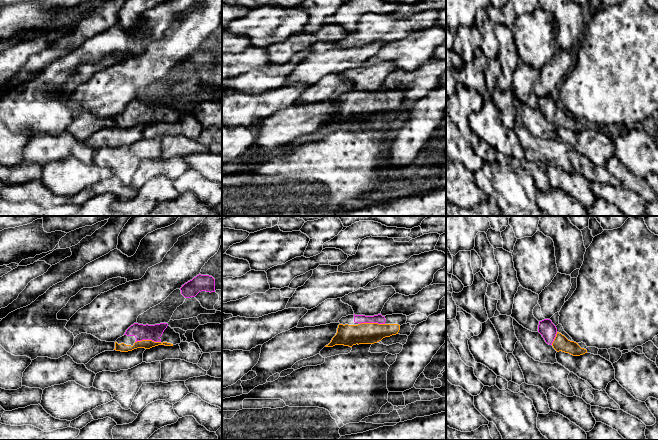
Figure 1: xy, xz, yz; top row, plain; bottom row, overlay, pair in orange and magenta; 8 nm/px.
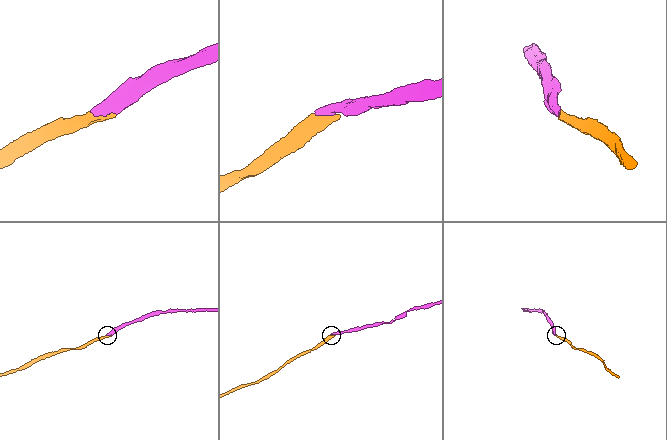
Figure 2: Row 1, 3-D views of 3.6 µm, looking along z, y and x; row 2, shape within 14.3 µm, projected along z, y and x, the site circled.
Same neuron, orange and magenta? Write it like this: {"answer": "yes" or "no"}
{"answer": "yes"}

